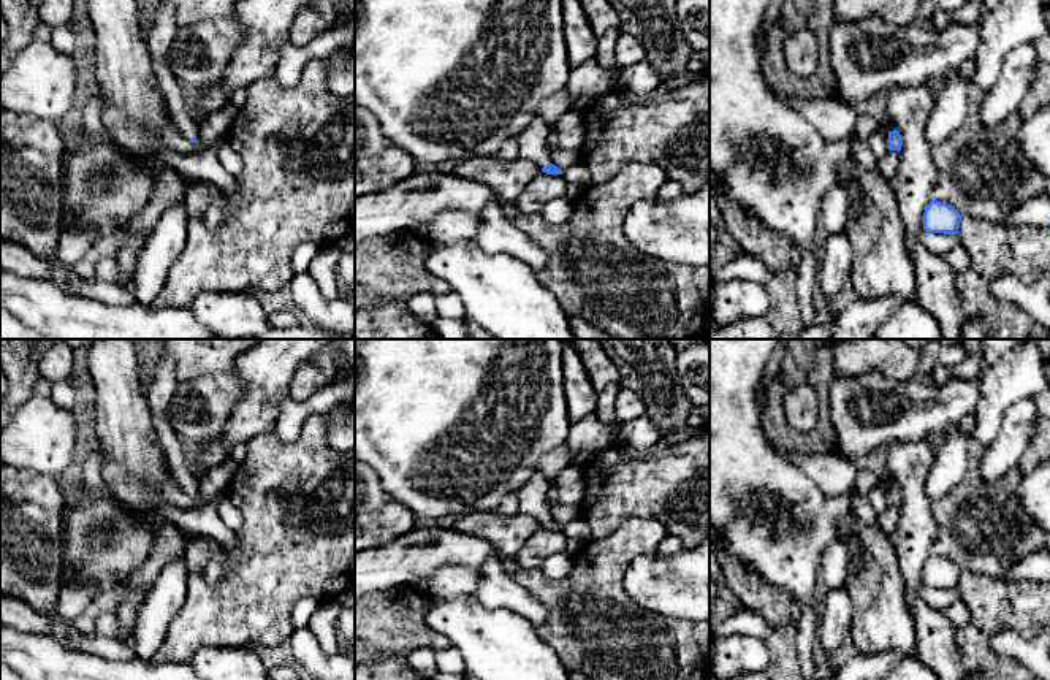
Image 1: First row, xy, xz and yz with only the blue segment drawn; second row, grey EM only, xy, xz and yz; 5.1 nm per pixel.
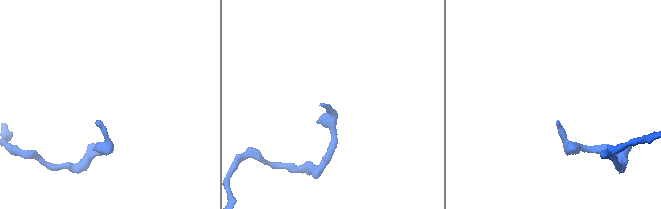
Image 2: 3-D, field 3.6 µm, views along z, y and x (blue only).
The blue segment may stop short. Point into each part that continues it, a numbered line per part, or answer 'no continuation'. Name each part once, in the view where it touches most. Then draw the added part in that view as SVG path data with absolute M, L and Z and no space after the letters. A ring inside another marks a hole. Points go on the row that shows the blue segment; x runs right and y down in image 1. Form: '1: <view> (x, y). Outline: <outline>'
1: xz (532, 141). Outline: M535 117L527 128L516 138L519 159L535 162L540 168L551 163L546 151L548 136L553 127L542 119Z

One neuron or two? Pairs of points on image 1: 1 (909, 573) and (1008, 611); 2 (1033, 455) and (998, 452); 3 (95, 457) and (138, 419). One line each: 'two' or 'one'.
1: two
2: two
3: two

